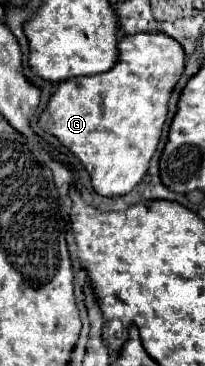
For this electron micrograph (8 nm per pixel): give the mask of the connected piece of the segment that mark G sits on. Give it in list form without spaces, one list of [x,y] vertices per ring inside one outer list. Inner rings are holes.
[[[164,33],[124,35],[118,49],[118,63],[110,71],[58,83],[38,121],[82,161],[96,193],[106,197],[130,193],[146,175],[168,117],[170,95],[186,69],[182,45]]]

